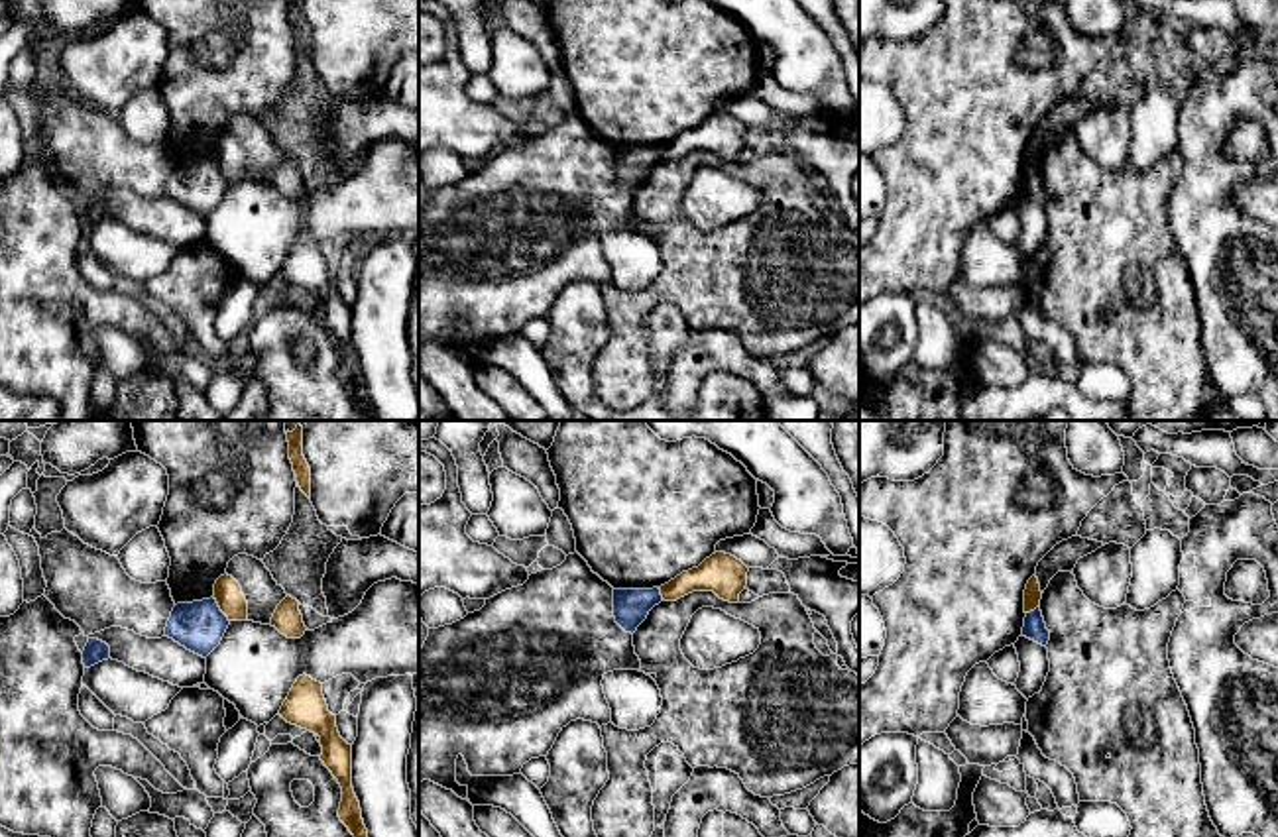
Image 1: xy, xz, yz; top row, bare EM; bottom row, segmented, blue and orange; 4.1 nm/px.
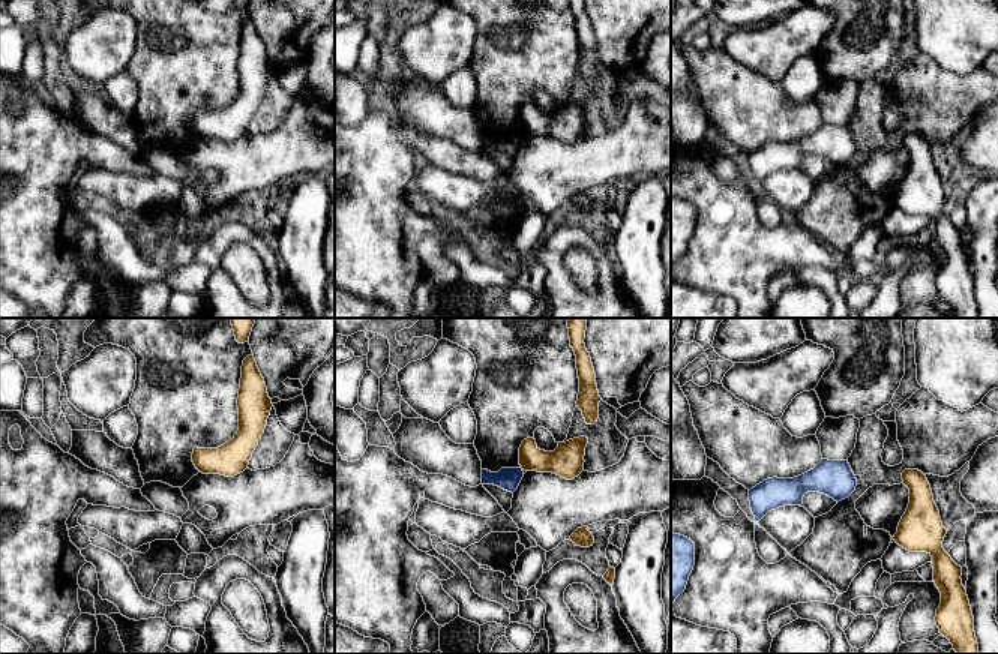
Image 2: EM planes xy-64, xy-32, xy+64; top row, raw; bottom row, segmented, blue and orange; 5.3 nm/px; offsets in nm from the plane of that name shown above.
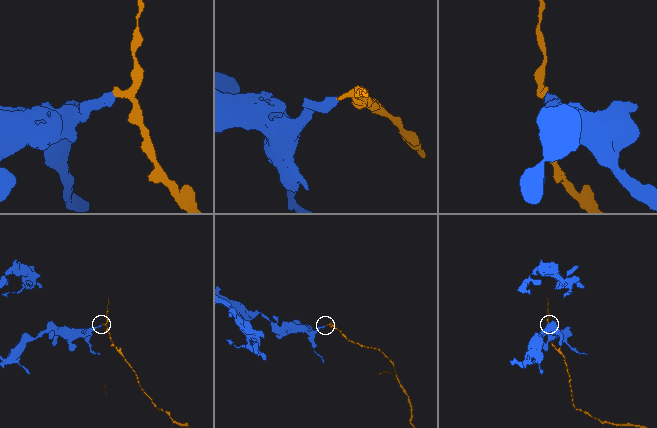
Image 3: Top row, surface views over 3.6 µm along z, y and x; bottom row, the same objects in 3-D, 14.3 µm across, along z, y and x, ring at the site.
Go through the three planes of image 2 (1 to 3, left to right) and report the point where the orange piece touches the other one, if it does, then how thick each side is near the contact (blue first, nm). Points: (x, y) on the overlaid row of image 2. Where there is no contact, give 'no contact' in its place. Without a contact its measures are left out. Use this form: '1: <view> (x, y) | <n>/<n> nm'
1: no contact
2: no contact
3: no contact

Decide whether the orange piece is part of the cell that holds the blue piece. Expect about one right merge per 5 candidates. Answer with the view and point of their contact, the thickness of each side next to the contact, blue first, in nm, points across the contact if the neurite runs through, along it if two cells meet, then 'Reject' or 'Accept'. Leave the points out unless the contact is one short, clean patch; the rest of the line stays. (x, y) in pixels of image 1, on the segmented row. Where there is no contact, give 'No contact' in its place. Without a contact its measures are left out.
Touches blue at xy (219, 610). Thickness 200 nm (blue) against 120 nm. Boundary: xy (213, 598), (229, 621). Reject

